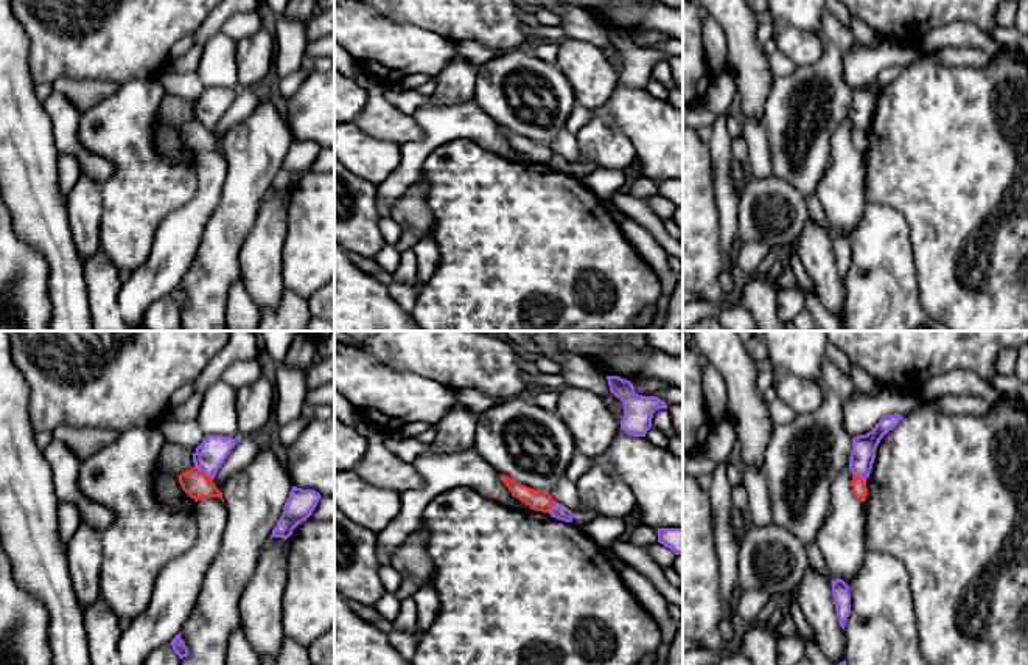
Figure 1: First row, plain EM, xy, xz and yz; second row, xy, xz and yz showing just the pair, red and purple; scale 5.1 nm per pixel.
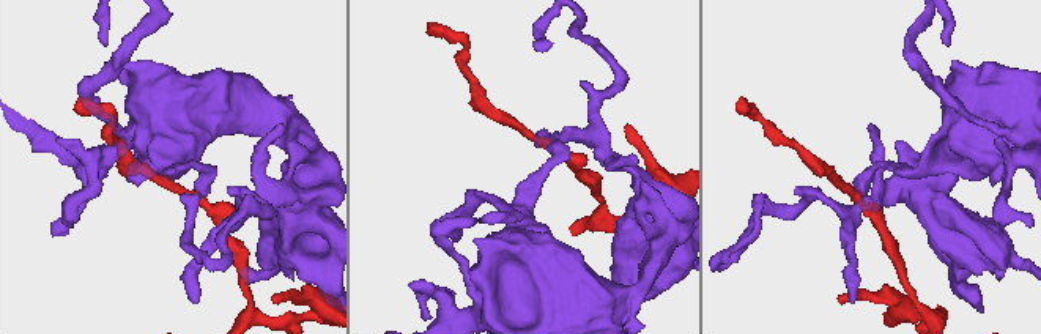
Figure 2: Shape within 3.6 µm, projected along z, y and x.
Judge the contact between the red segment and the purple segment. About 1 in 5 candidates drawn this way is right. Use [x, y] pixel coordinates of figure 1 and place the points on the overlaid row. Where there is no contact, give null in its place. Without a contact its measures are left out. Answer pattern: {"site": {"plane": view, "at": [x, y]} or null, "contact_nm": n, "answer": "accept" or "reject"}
{"site": {"plane": "xy", "at": [202, 473]}, "contact_nm": 120, "answer": "reject"}

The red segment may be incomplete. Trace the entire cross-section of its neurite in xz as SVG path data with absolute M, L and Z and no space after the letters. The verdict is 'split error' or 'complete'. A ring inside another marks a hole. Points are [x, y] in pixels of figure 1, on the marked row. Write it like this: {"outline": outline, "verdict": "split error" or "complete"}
{"outline": "M501 474L501 480L505 483L512 496L527 503L530 510L549 513L555 503L549 493L535 491L526 485L512 480L504 474Z", "verdict": "complete"}

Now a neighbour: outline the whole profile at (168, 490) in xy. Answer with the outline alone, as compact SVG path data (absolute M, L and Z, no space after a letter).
M159 472L156 475L156 496L160 503L170 510L190 511L194 508L194 499L191 499L180 486L179 479L173 474Z

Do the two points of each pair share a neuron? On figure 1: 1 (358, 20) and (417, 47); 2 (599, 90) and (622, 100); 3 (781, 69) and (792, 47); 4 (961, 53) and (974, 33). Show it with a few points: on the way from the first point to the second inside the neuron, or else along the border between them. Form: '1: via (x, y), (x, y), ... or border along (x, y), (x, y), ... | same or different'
1: via (372, 34), (384, 47), (403, 47) | same
2: border along (619, 80), (613, 95), (604, 104) | different
3: border along (778, 50), (797, 64) | different
4: border along (937, 52), (944, 47), (977, 47), (991, 56) | different

